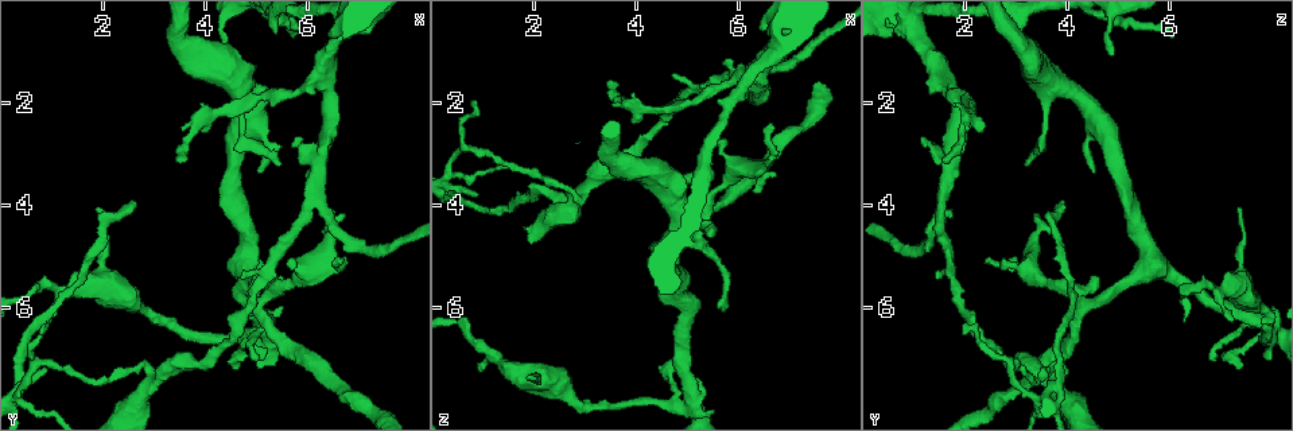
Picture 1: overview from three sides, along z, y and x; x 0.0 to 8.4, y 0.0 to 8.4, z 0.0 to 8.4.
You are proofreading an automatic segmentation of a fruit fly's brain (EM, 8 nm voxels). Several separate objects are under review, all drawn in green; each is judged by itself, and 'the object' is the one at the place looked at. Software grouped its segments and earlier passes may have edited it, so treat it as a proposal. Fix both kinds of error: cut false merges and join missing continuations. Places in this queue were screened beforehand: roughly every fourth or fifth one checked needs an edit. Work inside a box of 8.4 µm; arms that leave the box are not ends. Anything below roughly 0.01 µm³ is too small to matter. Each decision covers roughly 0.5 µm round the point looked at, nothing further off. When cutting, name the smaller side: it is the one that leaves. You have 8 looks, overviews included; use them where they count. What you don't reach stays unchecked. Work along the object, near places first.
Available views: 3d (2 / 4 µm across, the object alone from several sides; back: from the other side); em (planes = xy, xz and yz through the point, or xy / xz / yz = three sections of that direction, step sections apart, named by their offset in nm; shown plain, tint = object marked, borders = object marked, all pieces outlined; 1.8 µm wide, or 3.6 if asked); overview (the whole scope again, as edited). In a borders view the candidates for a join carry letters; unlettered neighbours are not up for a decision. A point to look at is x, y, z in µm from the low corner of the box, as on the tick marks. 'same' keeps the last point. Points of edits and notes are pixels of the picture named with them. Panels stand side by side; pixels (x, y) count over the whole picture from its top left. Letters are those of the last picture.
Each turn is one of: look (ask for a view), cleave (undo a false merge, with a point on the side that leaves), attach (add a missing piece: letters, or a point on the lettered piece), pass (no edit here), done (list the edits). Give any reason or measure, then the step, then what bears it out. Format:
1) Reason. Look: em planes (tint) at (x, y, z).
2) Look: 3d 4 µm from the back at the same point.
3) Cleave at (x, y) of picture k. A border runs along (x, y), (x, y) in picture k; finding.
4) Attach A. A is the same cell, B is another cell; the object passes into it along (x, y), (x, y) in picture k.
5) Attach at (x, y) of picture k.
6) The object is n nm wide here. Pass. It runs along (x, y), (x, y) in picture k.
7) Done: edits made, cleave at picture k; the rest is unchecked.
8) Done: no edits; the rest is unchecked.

Free end. Look: em xy step 16 (tint) at (6.70, 4.15, 3.40).

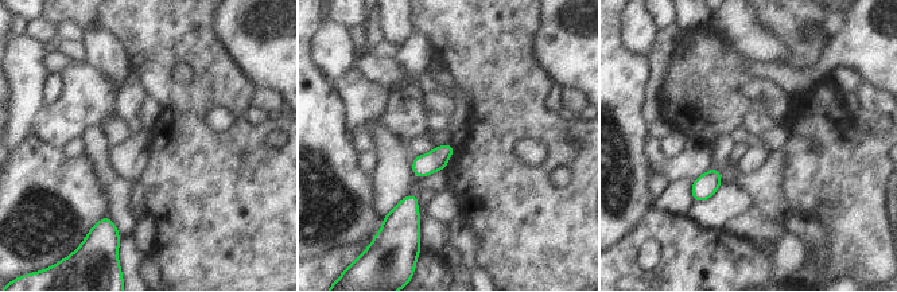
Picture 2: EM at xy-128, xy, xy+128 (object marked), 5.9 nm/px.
Another direction. Look: em planes (borders) at the same point.

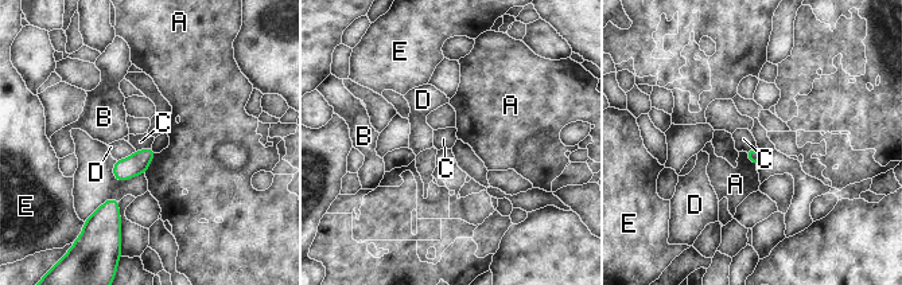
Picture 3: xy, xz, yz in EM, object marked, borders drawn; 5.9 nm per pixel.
Pass. A, B, C, D and E are other cells; none of them fits.

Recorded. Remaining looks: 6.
Sudden change in width. Look: em xz step 4 (borders) at (2.95, 7.40, 3.70).

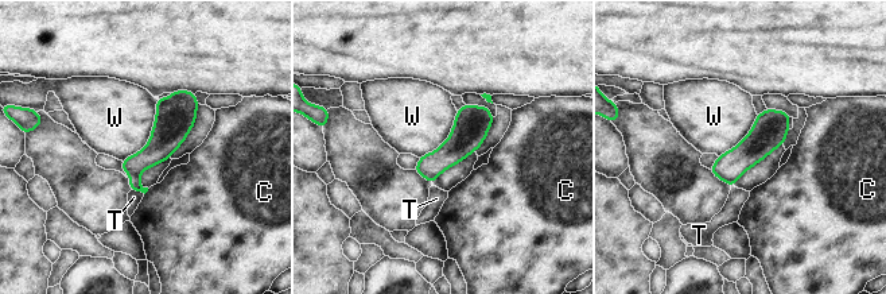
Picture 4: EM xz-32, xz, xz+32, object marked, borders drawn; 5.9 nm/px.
The object is 180 nm wide here; the longest contact is with W, 440 nm. Cleave at (135, 185) of picture 4. C, T and W are other cells; a second neuron is stuck on.

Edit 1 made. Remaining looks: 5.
Abrupt turn. Look: 3d 2 µm at (4.80, 6.55, 7.90).

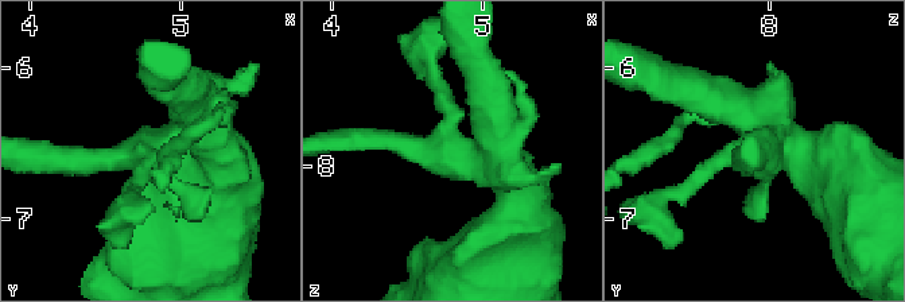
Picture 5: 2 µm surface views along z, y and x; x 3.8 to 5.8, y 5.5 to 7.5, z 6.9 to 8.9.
Now the EM. Look: em planes (borders) at (4.78, 6.54, 7.86).

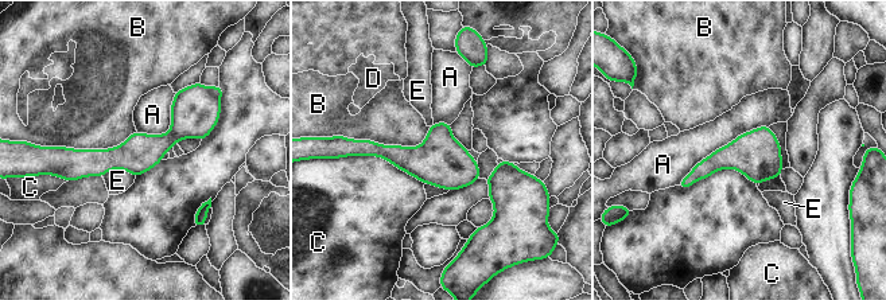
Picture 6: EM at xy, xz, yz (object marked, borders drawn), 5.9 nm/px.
Cleave at (217, 90) of picture 6. A, B, C, D and E are other cells; a border runs along (209, 89), (218, 101) in picture 6; two neurons meet here.

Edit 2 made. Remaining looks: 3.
Redraw. Look: overview.

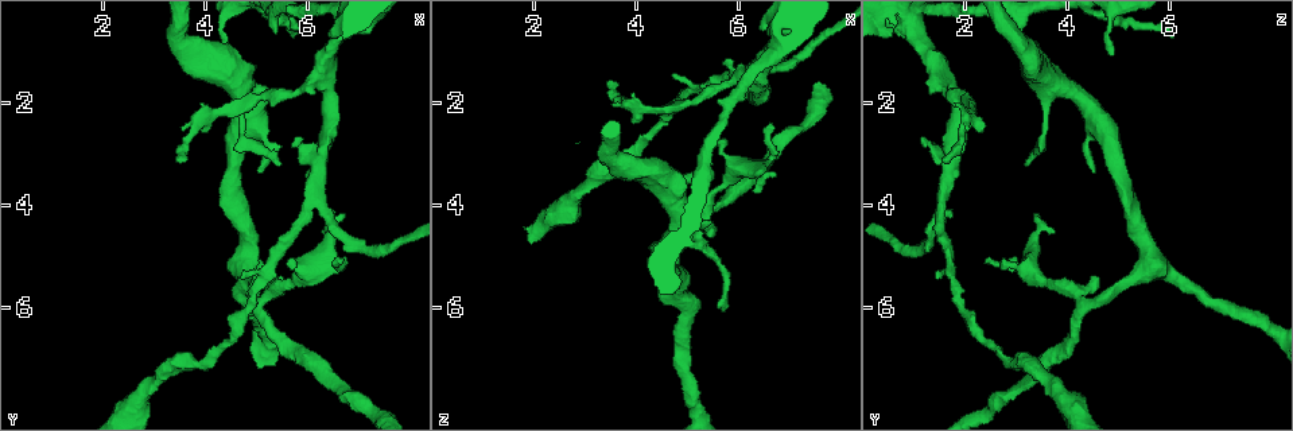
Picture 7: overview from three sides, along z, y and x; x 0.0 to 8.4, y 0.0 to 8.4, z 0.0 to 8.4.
An open end. Look: em yz step 4 (tint) at (5.85, 2.70, 1.20).

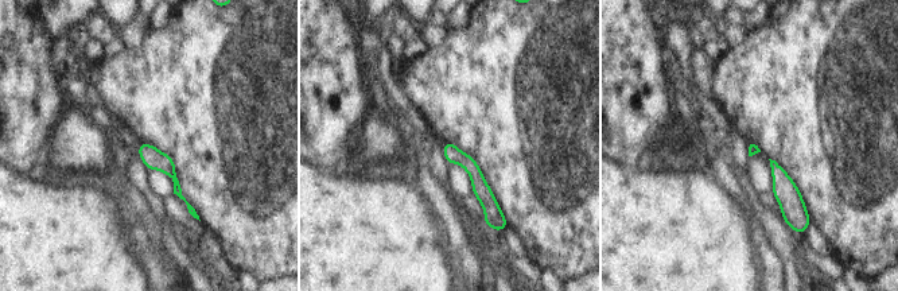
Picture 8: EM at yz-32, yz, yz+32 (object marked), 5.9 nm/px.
Look: em planes (borders) at the same point.

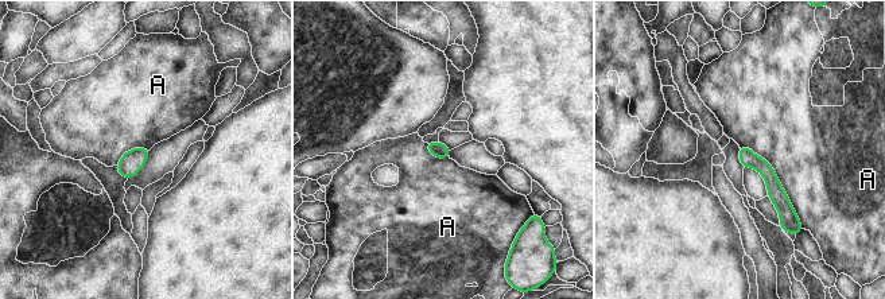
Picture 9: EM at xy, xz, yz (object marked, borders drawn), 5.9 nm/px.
Pass. A is another cell; no lettered piece goes on from it.

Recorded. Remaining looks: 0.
Done: edits made, cleave at picture 4, cleave at picture 6; the rest is unchecked.

